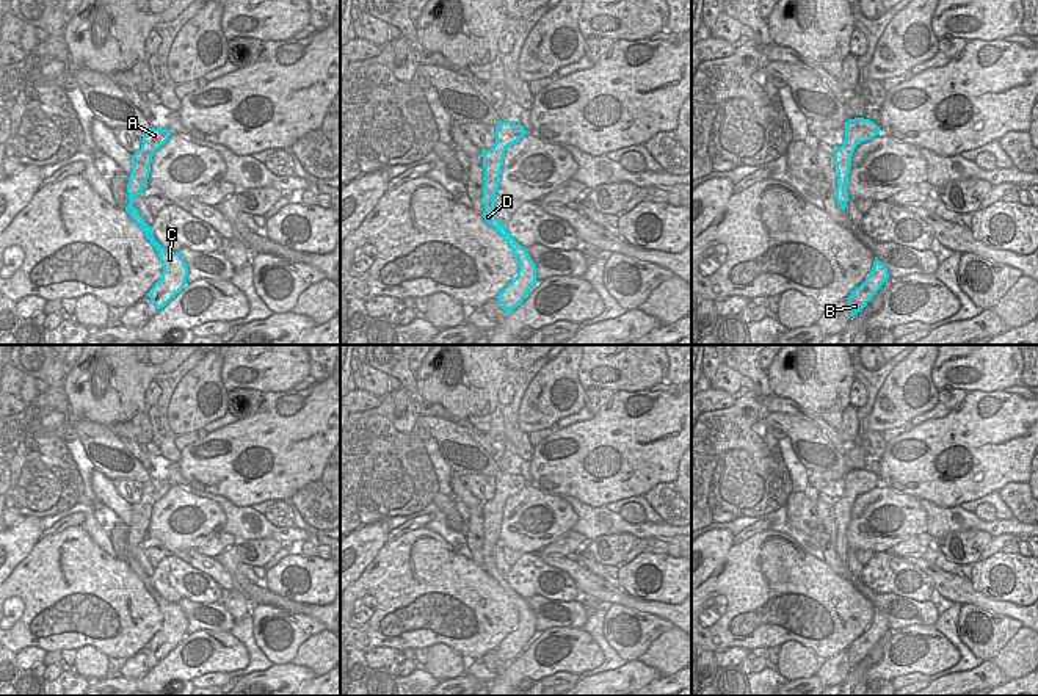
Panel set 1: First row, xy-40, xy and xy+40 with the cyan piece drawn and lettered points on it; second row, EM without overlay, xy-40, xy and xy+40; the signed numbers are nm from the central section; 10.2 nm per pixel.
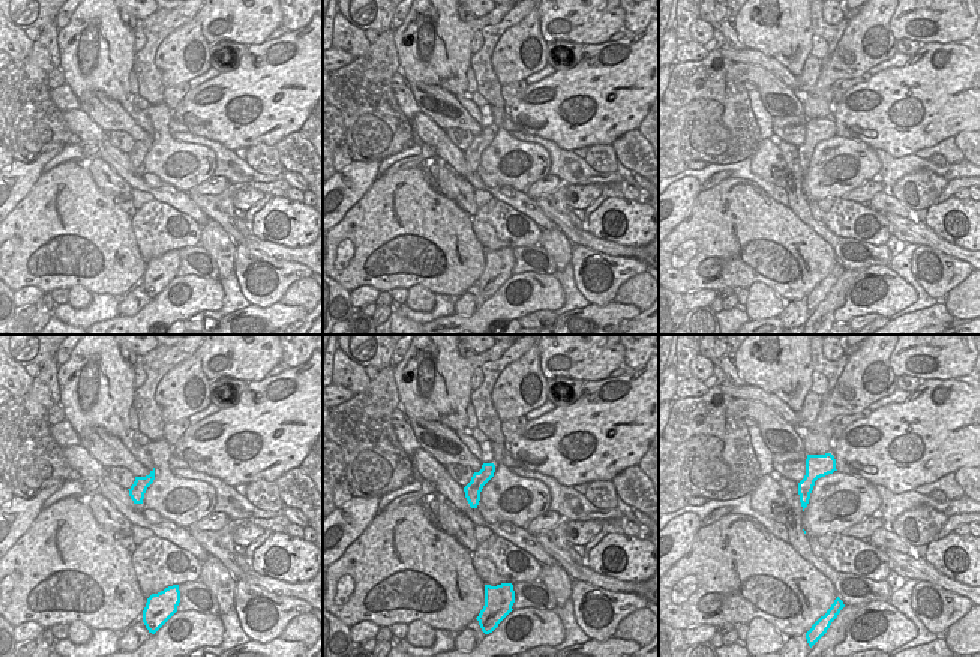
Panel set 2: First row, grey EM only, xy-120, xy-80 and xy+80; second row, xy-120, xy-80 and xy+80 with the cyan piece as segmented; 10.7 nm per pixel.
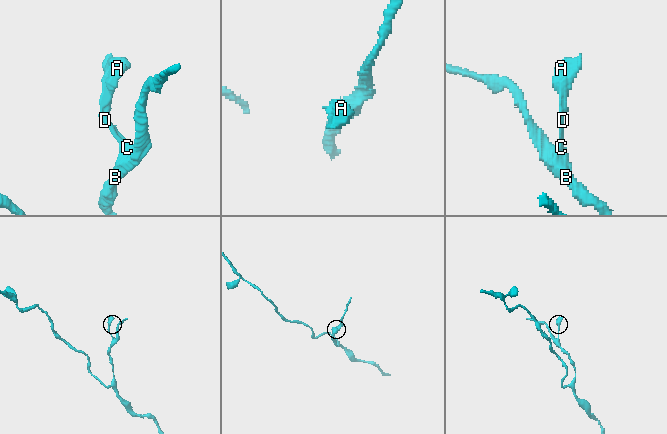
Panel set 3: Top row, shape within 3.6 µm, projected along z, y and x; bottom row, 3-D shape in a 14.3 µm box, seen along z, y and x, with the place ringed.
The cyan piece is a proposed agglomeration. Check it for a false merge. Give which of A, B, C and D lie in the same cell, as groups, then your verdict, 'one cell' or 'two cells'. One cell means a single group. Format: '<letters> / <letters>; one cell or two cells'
A B C D; one cell

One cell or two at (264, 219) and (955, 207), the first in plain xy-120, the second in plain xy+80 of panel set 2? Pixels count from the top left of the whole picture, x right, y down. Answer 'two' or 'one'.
one

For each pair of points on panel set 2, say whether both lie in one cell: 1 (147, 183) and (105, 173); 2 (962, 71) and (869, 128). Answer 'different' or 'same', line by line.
1: different
2: same

